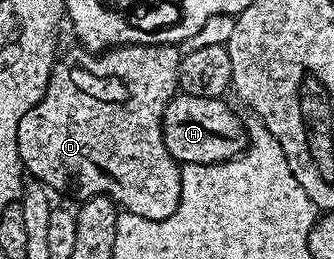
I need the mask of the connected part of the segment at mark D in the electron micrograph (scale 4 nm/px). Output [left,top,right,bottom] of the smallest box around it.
[17,44,183,220]

